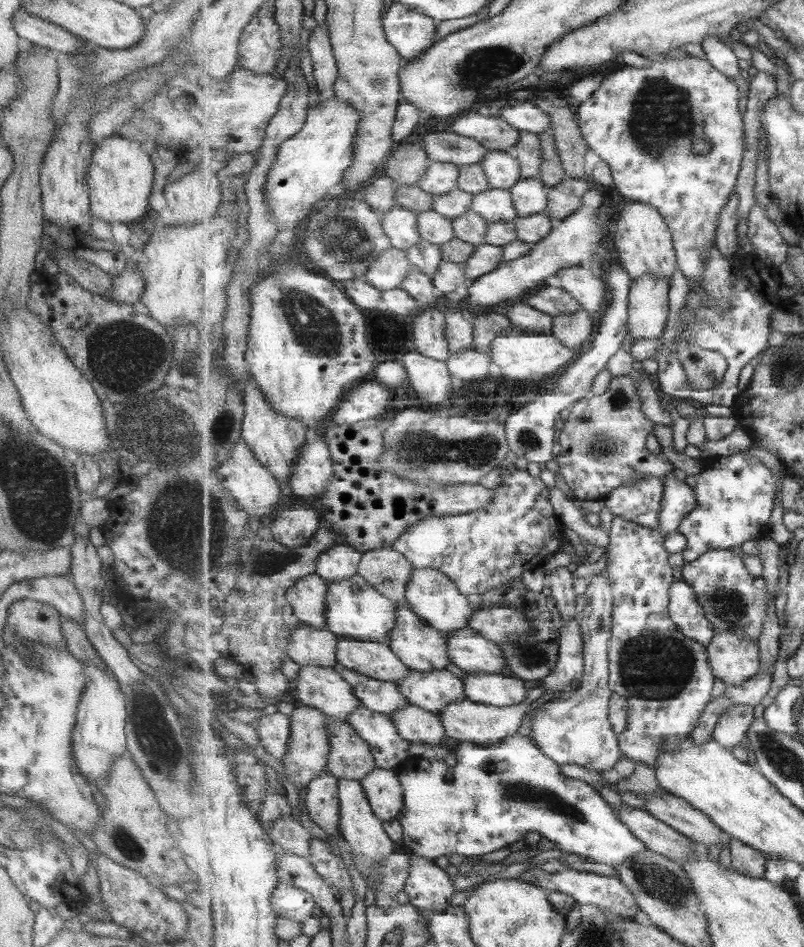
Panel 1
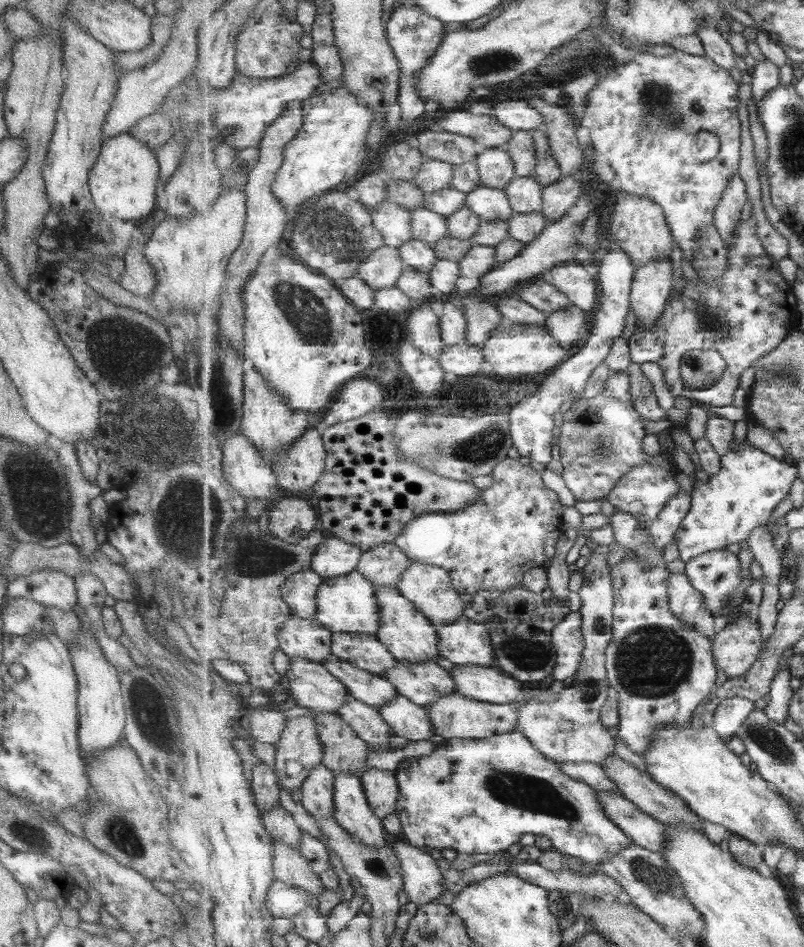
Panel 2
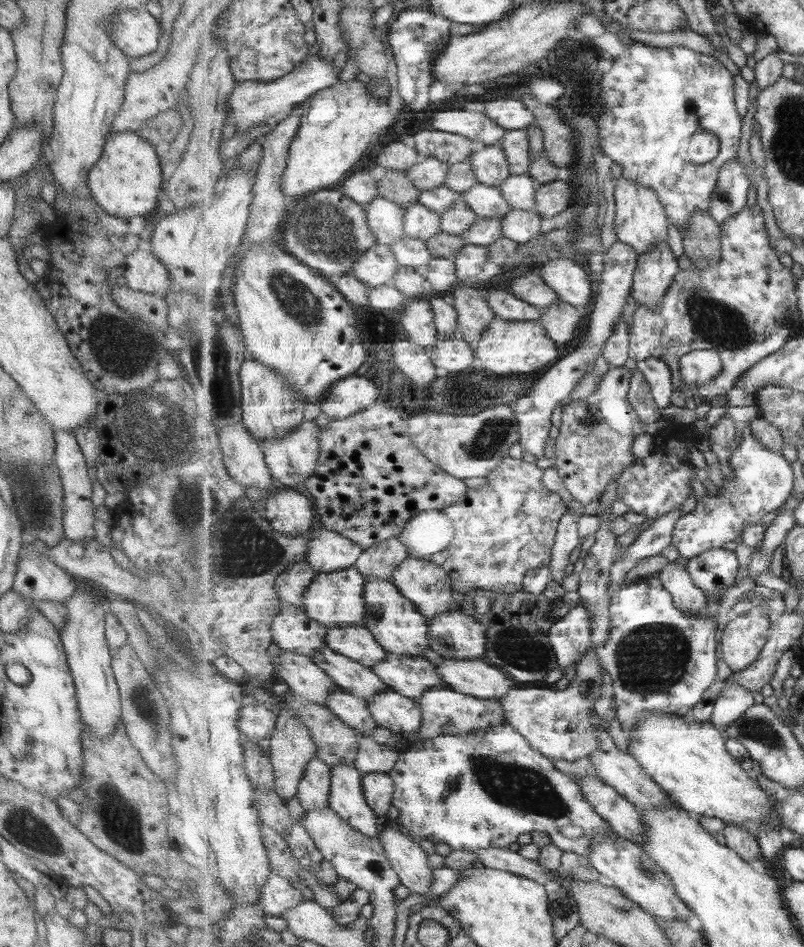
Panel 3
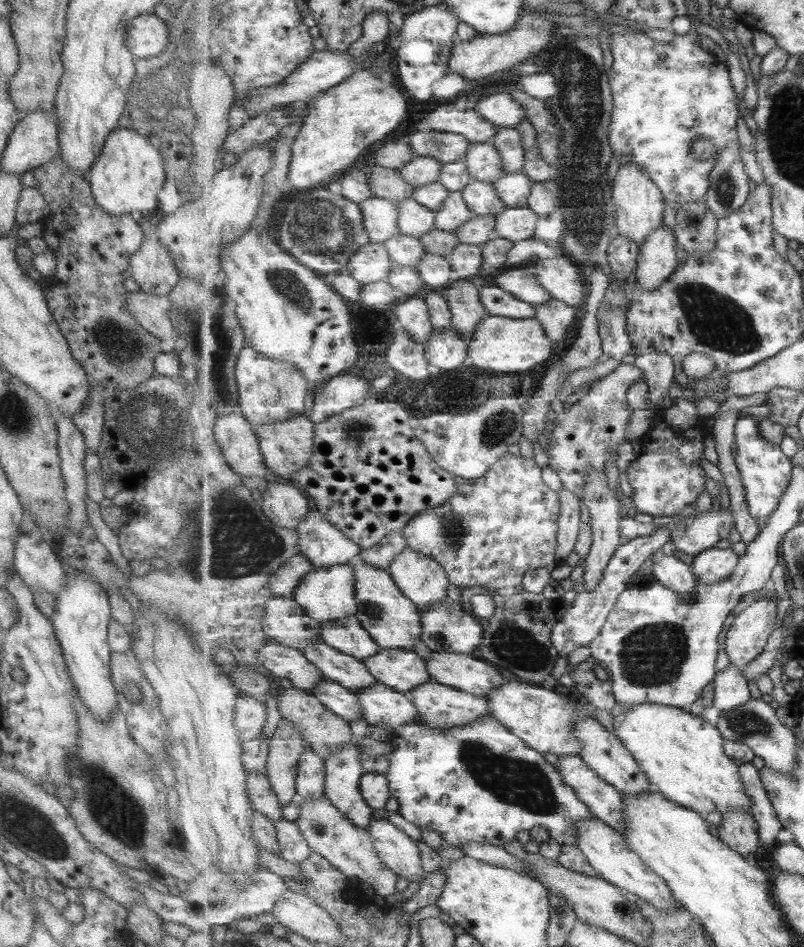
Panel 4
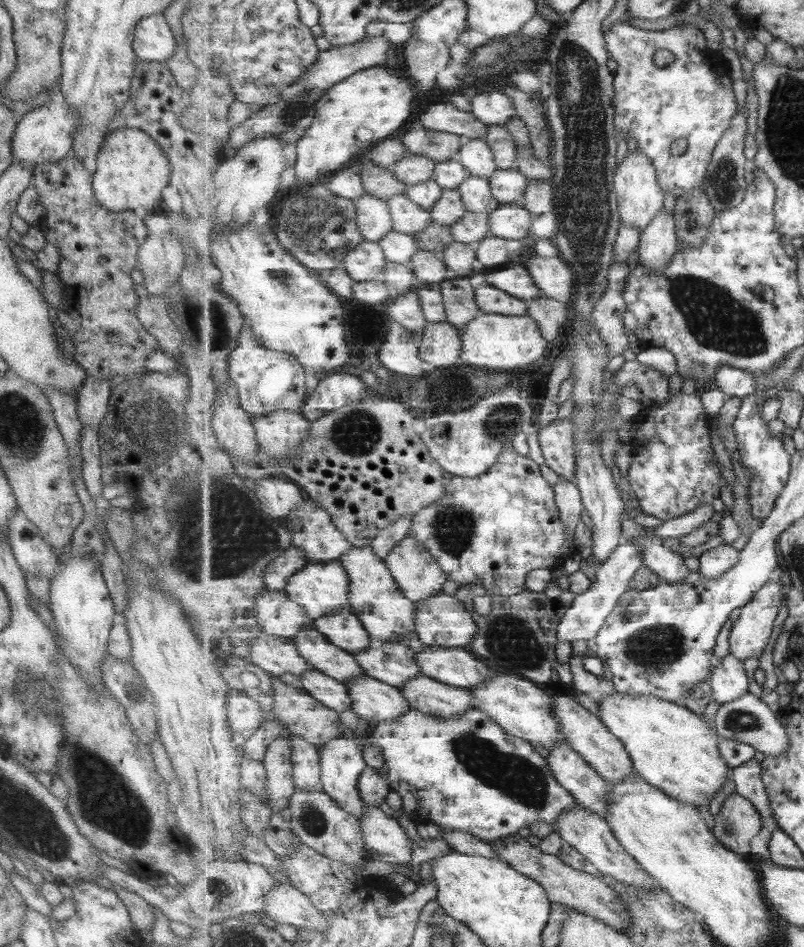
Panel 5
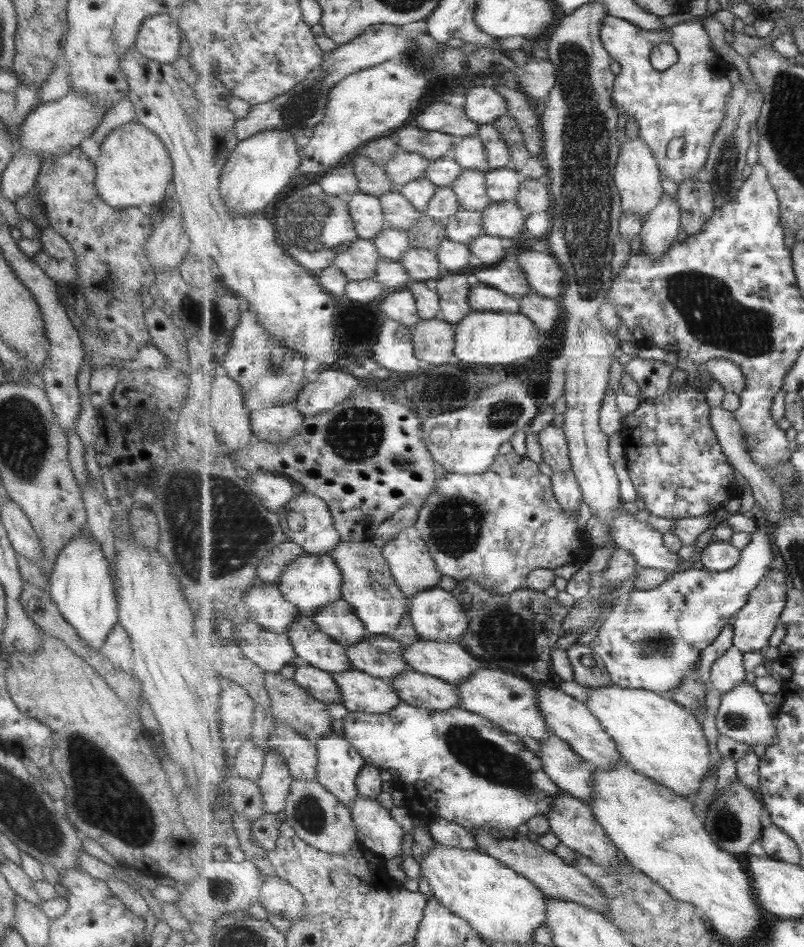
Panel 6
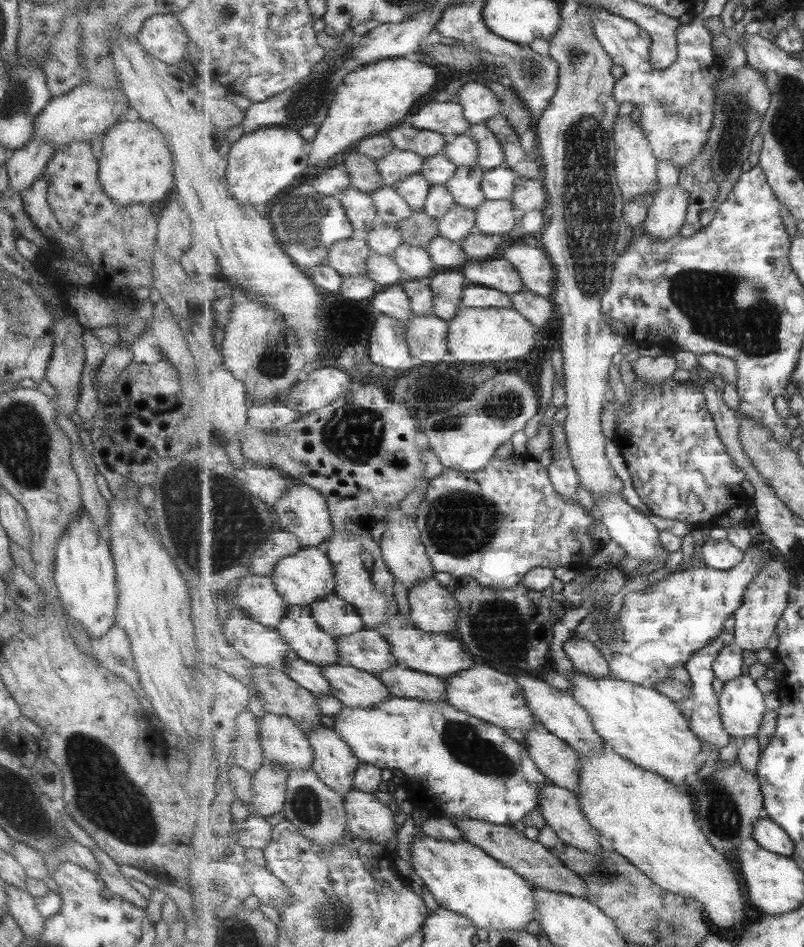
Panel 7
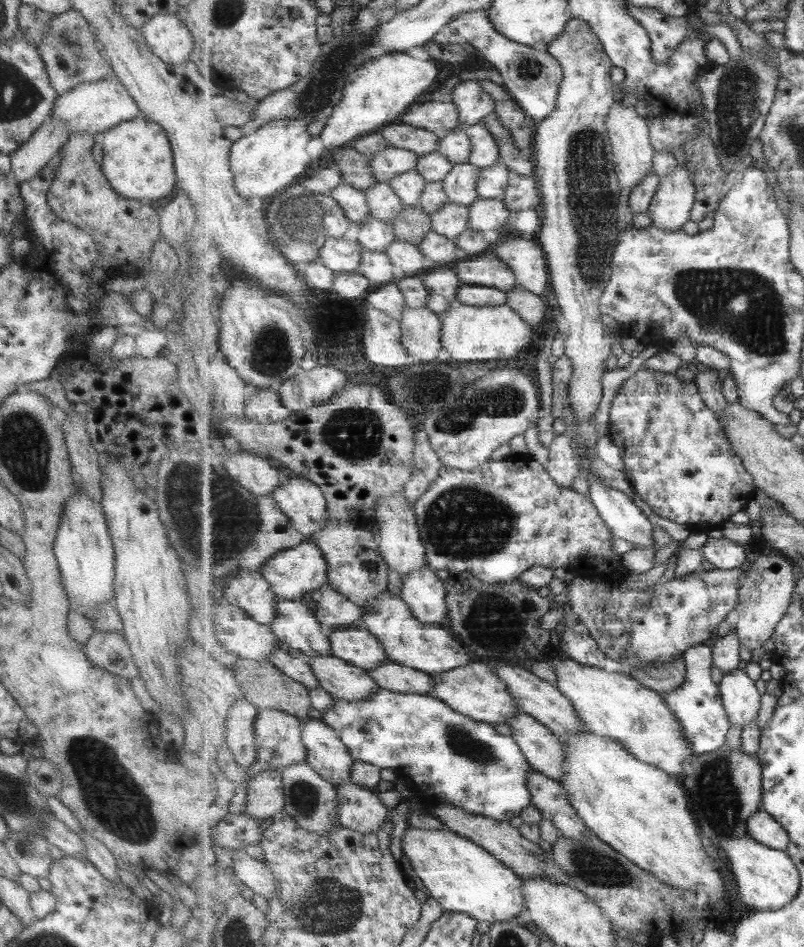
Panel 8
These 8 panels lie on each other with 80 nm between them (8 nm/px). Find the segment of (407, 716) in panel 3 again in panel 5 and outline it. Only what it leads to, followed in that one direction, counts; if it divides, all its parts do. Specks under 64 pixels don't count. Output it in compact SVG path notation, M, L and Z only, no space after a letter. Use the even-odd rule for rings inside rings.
M368 675L346 685L354 702L352 712L375 723L391 722L411 709L401 689Z

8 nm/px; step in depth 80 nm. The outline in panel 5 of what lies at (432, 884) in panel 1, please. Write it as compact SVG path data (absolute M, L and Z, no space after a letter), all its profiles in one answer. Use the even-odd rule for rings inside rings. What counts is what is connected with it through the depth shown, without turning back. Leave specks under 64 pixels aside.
M366 806L361 824L366 847L381 861L409 864L415 859L417 846L409 839L405 828L378 806Z

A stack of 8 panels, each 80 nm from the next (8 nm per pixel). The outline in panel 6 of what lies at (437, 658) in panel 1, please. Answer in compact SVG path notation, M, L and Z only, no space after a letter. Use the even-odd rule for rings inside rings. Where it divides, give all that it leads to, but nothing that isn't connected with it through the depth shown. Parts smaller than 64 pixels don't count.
M342 541L330 555L337 561L344 576L343 600L355 608L357 617L361 618L369 635L393 634L399 628L401 620L407 616L407 612L410 613L410 600L405 597L396 577L392 575L392 569L382 549L373 541Z

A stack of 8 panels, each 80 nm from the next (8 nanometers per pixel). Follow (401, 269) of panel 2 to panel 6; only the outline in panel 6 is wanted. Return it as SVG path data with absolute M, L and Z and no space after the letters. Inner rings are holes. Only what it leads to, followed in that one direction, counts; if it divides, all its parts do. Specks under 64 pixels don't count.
M356 240L337 255L334 266L350 280L376 279L381 253L372 240Z

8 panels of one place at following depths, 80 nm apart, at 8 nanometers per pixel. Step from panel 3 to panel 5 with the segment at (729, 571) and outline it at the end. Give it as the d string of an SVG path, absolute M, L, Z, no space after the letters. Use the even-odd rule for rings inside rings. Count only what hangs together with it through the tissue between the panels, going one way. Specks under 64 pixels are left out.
M724 544L705 551L698 557L699 571L707 578L719 578L740 561L740 550Z

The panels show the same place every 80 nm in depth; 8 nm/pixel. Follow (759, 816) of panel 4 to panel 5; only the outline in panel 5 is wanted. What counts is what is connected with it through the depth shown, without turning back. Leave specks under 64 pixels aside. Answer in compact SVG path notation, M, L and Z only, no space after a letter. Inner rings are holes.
M753 759L749 763L732 768L731 779L735 783L736 792L747 797L756 806L762 820L765 822L771 820L778 828L777 818L772 811L772 802L765 781L762 779L762 764Z

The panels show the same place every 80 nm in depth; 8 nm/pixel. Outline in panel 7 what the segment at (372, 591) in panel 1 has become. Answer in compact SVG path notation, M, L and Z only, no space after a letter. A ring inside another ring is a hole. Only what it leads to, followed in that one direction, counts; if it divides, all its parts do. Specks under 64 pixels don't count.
M305 546L297 554L283 558L277 564L271 578L281 597L290 605L309 607L321 599L336 593L336 568L324 547Z

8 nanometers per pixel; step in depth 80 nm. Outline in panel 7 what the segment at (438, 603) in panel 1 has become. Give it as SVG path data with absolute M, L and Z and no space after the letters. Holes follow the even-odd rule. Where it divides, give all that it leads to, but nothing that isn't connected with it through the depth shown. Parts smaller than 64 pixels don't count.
M396 508L388 518L385 518L385 524L387 524L388 531L380 545L382 546L384 559L396 576L396 580L400 581L409 590L409 587L414 586L414 584L432 578L436 568L433 566L428 548L421 540L421 531L416 519L405 514L400 508Z

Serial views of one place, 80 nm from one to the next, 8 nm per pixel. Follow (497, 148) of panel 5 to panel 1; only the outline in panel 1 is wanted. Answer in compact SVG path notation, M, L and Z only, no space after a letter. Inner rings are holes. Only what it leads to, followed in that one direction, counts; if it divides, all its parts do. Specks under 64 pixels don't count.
M521 132L517 147L509 149L508 154L521 162L521 172L525 179L535 179L541 176L543 167L543 146L541 138L529 132Z

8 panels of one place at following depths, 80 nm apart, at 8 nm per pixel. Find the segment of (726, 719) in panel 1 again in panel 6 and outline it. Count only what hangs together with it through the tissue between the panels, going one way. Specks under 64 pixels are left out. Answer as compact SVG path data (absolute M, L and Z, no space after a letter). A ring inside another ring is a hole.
M732 648L713 666L710 684L722 696L741 686L746 680L747 670L743 666L743 653Z

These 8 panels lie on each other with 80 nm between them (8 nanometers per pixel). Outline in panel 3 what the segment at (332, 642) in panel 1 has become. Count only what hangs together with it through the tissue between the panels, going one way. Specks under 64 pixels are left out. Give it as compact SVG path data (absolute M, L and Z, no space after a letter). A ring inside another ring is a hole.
M281 602L279 616L271 623L274 643L283 651L311 657L323 651L327 644L328 629L309 618L304 607Z

